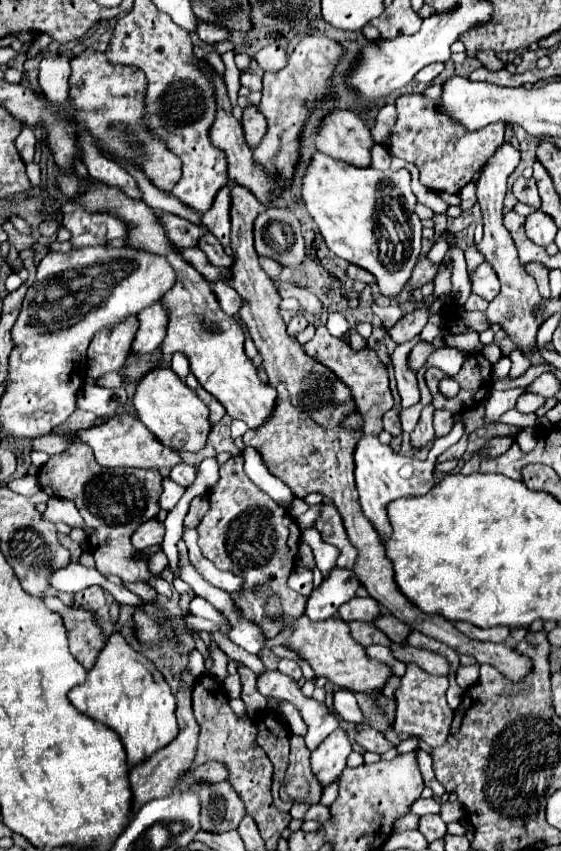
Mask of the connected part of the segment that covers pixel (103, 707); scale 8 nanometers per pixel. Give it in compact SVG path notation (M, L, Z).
M118 632L108 638L94 668L88 672L86 682L72 688L68 698L78 712L102 722L120 736L130 766L142 764L178 736L176 706L170 686L156 670L154 662L132 650Z

